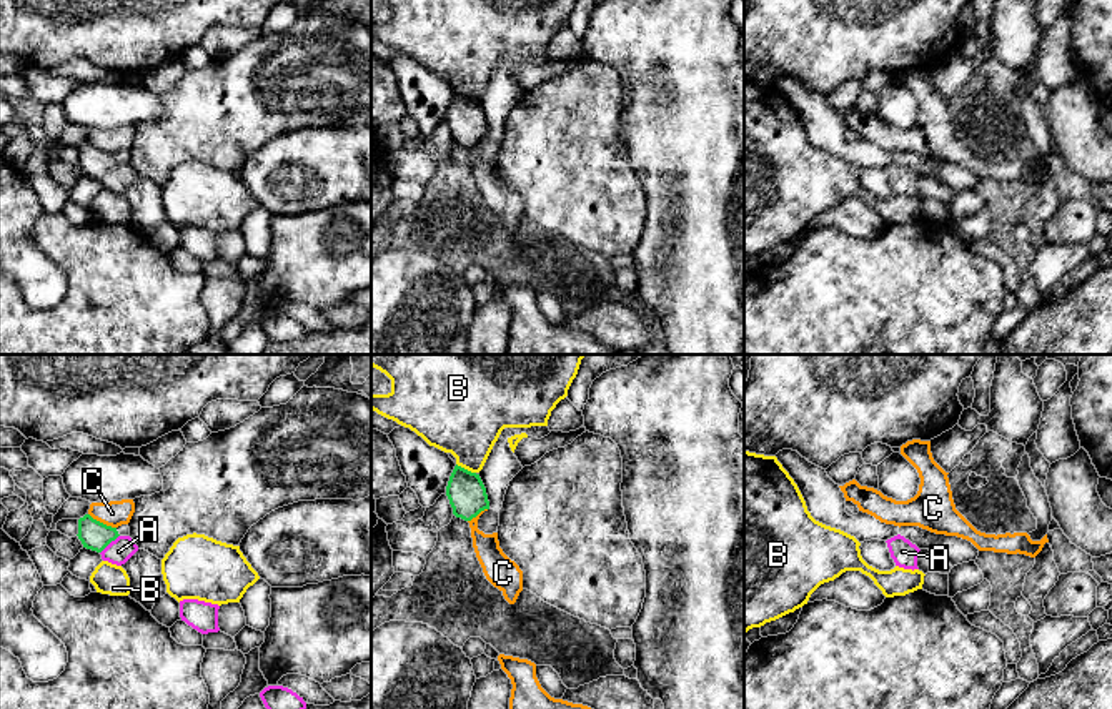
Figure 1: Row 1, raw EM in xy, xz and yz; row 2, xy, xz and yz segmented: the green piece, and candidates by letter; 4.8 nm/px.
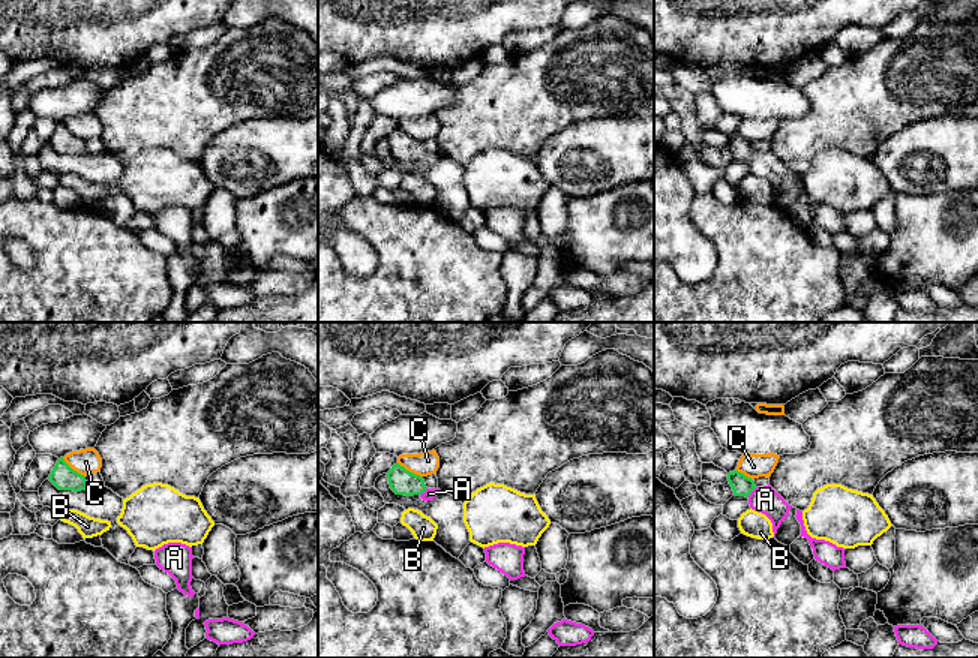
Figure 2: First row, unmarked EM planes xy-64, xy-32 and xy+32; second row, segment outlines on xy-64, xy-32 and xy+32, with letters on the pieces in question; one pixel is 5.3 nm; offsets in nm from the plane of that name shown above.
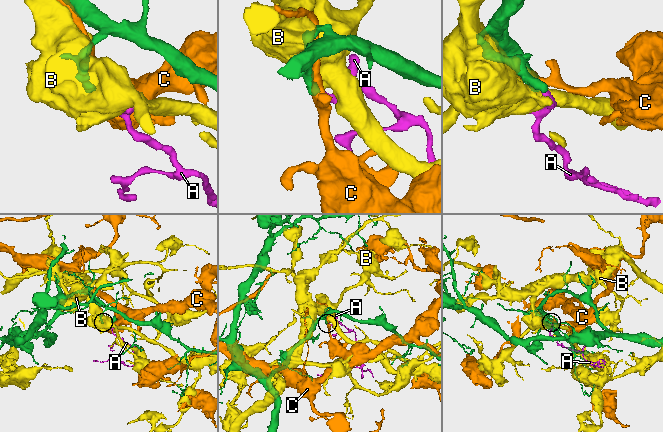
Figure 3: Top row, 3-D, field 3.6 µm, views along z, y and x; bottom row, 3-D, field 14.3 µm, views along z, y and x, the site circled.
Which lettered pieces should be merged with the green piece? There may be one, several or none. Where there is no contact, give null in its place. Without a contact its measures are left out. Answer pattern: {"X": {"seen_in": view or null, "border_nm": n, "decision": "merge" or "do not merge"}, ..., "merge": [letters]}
{"A": {"seen_in": "xy", "border_nm": 130, "decision": "merge"}, "B": {"seen_in": "xz", "border_nm": 110, "decision": "do not merge"}, "C": {"seen_in": "xy", "border_nm": 150, "decision": "do not merge"}, "merge": ["A"]}

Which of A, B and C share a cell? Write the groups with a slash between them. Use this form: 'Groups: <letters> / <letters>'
Groups: A / B / C

